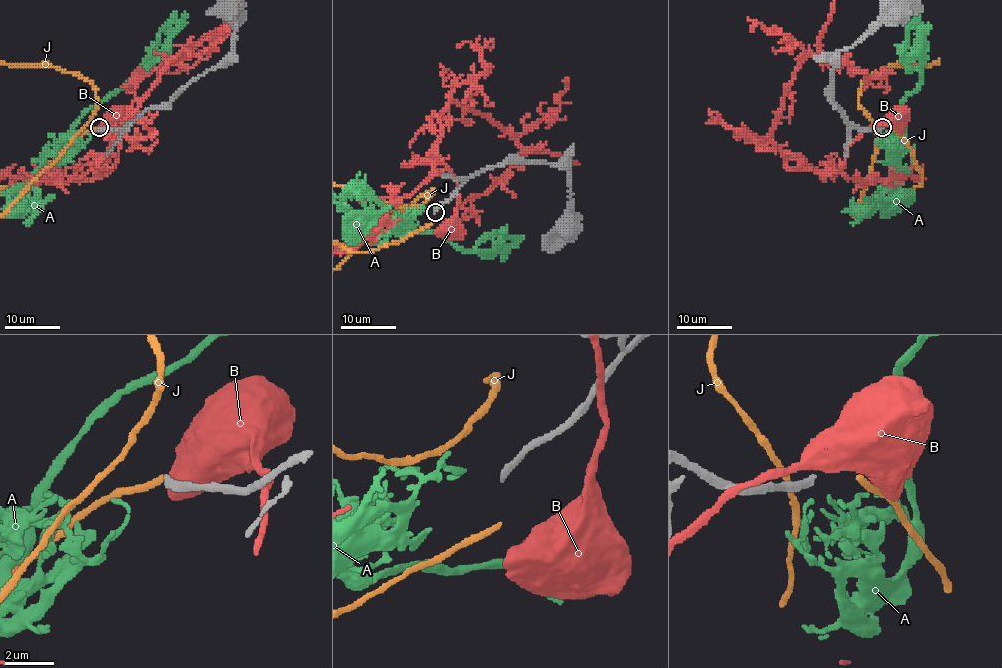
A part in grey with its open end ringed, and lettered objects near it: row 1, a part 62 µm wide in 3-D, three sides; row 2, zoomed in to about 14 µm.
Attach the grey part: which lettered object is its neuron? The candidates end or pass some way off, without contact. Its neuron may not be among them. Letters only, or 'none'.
none

